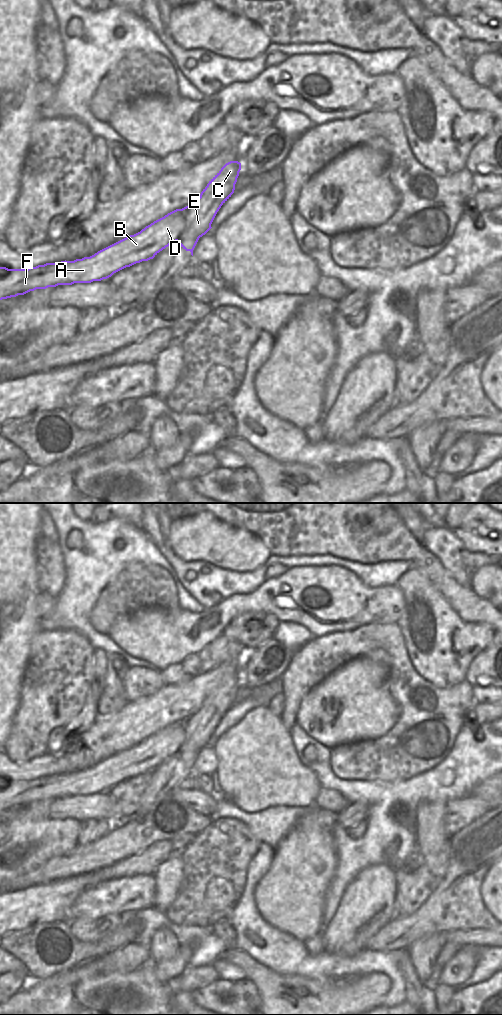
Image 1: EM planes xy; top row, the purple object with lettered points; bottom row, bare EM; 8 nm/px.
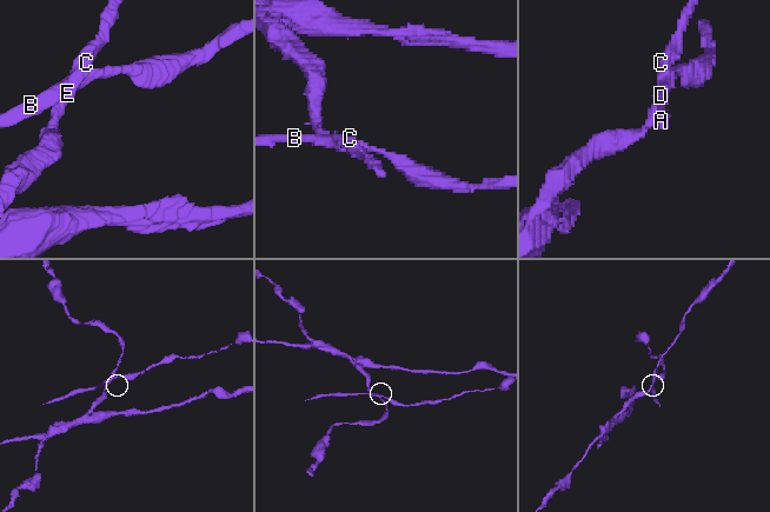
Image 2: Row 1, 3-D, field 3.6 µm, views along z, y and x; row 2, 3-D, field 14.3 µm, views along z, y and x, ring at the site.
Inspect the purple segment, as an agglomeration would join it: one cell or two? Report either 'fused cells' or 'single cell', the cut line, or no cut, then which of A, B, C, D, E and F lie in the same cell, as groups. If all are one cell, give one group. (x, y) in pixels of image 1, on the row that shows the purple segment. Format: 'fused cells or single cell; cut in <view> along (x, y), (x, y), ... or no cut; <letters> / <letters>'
fused cells; cut in xy along (200, 196), (201, 198), (189, 210), (188, 223), (176, 240); A B D F / C E

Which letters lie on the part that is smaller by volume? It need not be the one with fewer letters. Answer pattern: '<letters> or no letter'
A, B, D, F

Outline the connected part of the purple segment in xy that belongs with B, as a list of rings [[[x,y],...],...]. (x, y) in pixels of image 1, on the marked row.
[[[199,197],[192,204],[176,209],[164,217],[146,226],[140,232],[130,235],[90,257],[74,261],[61,261],[59,263],[46,263],[28,269],[8,269],[0,267],[0,300],[18,295],[24,295],[36,289],[46,289],[58,285],[72,285],[74,283],[91,283],[111,277],[114,273],[142,261],[153,259],[160,251],[176,242],[185,230],[189,220],[189,210],[202,198]]]

